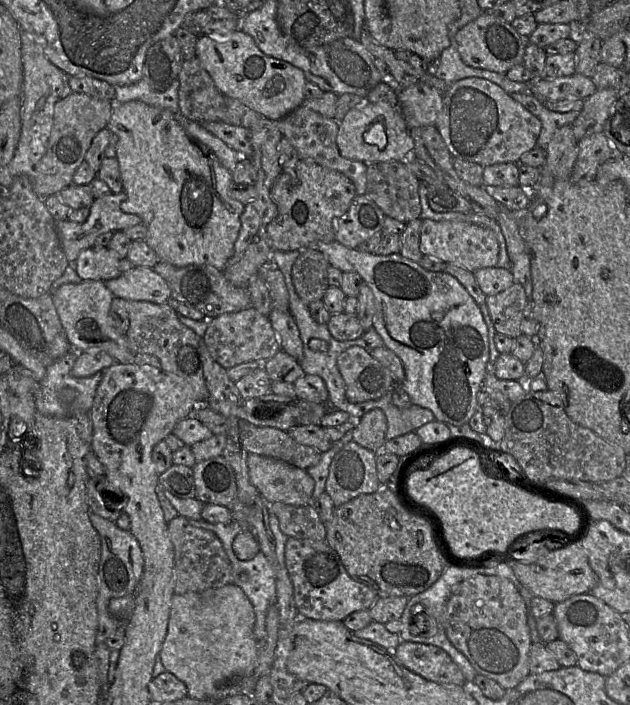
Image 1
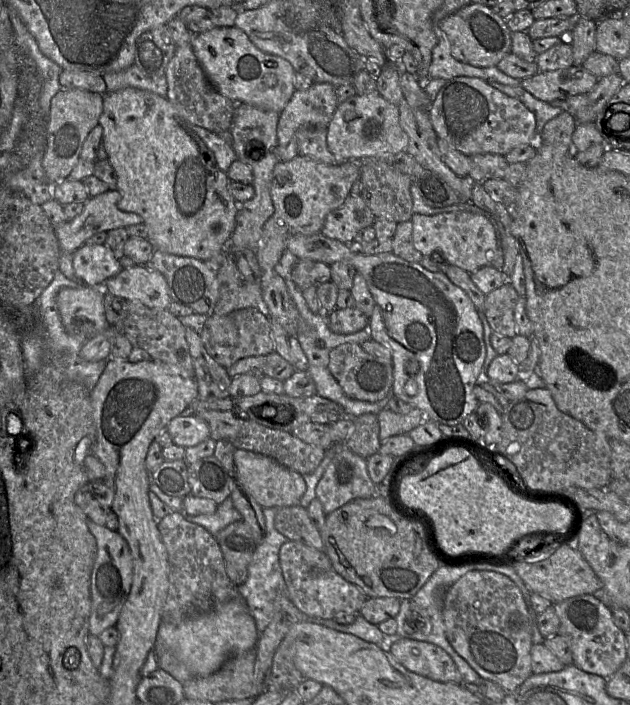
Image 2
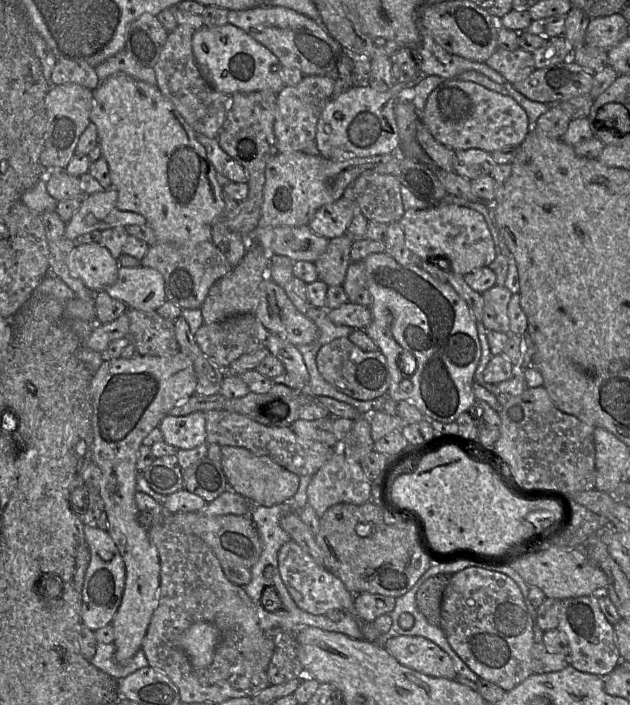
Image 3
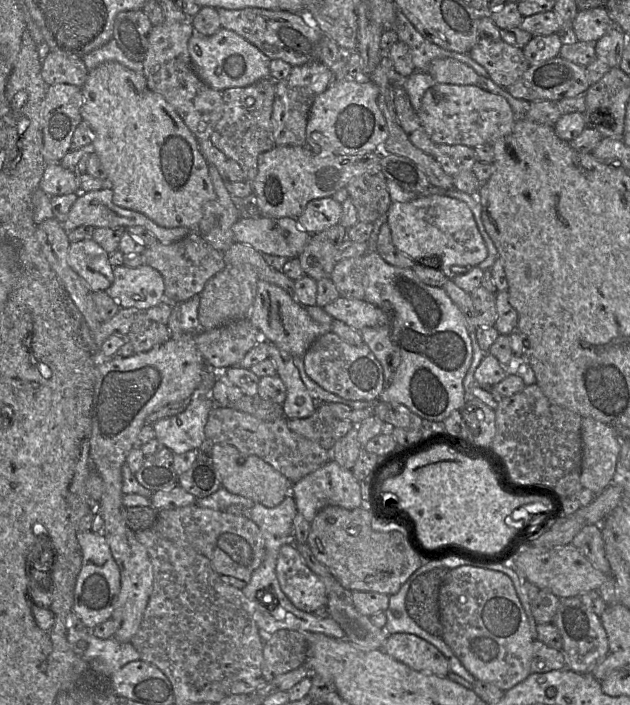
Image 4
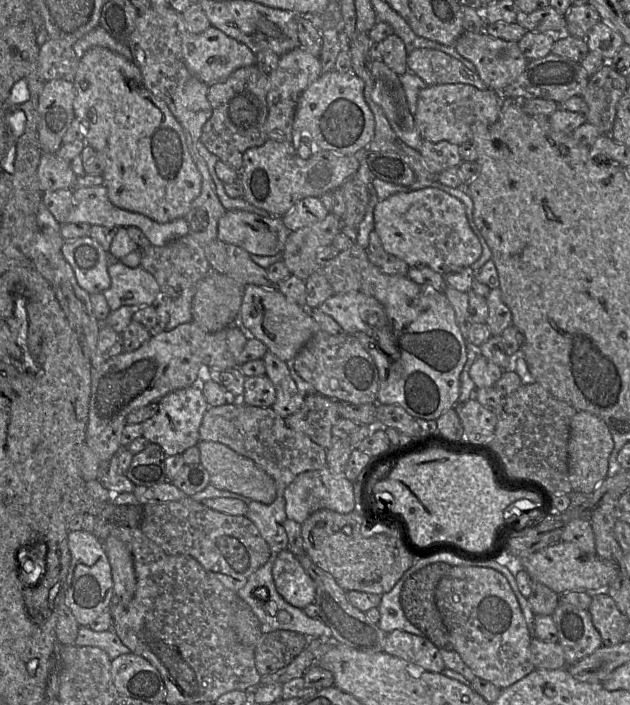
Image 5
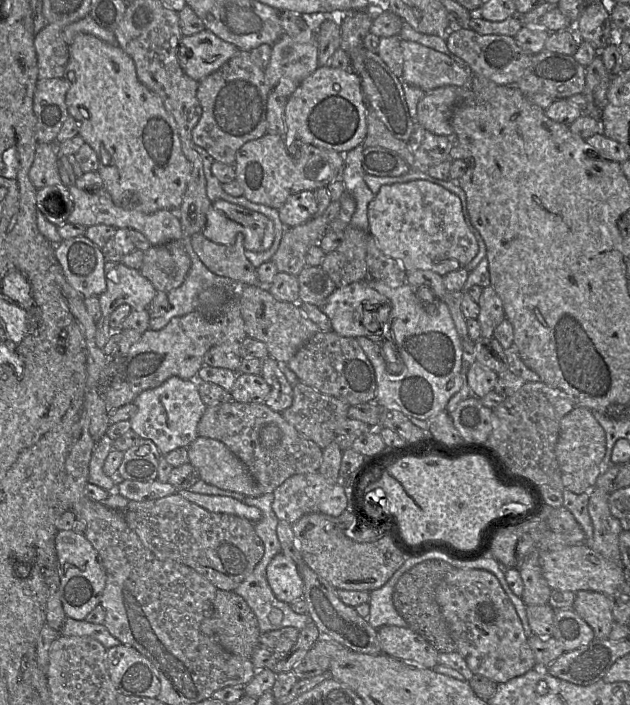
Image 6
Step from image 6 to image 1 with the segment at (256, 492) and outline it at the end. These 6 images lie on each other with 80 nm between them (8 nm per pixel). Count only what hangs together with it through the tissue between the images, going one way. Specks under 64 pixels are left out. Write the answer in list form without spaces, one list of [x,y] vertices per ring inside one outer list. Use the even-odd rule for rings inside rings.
[[[248,454],[247,466],[251,483],[266,503],[312,506],[315,481],[307,470],[257,454]]]

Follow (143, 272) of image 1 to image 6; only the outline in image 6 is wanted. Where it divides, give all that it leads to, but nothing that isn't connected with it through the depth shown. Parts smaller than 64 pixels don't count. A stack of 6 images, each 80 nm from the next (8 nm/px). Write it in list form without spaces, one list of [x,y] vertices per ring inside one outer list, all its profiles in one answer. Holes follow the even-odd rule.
[[[105,262],[105,276],[107,289],[99,296],[101,312],[112,314],[112,312],[122,304],[128,304],[132,309],[142,310],[148,309],[156,295],[154,285],[144,277],[140,269],[129,268],[120,262]]]

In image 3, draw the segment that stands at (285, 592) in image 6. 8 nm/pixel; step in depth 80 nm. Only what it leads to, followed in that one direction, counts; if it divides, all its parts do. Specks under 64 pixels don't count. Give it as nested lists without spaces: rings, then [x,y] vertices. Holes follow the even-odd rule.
[[[295,541],[282,545],[278,554],[278,569],[283,583],[295,604],[313,615],[326,615],[328,611],[340,610],[352,613],[354,594],[343,582],[325,567],[317,564],[313,557]]]

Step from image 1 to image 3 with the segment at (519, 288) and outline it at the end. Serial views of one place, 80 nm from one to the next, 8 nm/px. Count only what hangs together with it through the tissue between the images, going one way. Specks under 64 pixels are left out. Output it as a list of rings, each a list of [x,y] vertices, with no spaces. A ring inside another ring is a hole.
[[[493,286],[482,293],[484,300],[482,323],[487,330],[509,333],[508,304],[512,292],[505,286]]]

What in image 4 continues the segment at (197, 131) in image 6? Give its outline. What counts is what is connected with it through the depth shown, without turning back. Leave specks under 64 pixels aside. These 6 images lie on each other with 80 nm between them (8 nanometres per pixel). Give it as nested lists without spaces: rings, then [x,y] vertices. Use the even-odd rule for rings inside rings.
[[[266,78],[249,86],[225,89],[221,93],[223,115],[209,139],[228,159],[241,166],[246,182],[251,185],[258,173],[259,155],[276,146],[272,129],[275,81]]]

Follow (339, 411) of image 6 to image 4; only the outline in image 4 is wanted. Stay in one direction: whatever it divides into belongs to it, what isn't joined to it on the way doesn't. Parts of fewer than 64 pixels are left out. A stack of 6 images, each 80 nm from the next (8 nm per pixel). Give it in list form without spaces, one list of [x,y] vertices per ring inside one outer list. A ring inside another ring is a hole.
[[[318,403],[314,413],[307,418],[287,419],[289,429],[312,440],[331,452],[335,439],[333,429],[337,418],[328,403]]]

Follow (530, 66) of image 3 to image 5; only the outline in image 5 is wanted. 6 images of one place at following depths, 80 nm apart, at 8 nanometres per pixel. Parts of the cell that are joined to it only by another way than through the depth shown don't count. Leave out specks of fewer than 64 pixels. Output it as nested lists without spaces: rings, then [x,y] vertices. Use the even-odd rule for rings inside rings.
[[[464,31],[454,43],[455,50],[476,67],[476,73],[489,89],[502,91],[515,81],[527,67],[529,60],[522,54],[518,43],[487,34]]]

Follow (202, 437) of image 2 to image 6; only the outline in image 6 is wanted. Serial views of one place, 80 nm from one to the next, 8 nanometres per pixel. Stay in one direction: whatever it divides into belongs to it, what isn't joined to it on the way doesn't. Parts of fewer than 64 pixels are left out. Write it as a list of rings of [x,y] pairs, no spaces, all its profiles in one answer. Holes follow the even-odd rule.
[[[170,377],[160,386],[141,392],[133,401],[137,407],[129,419],[139,437],[152,440],[162,456],[178,448],[187,448],[197,437],[197,425],[206,405],[201,399],[198,381]]]

